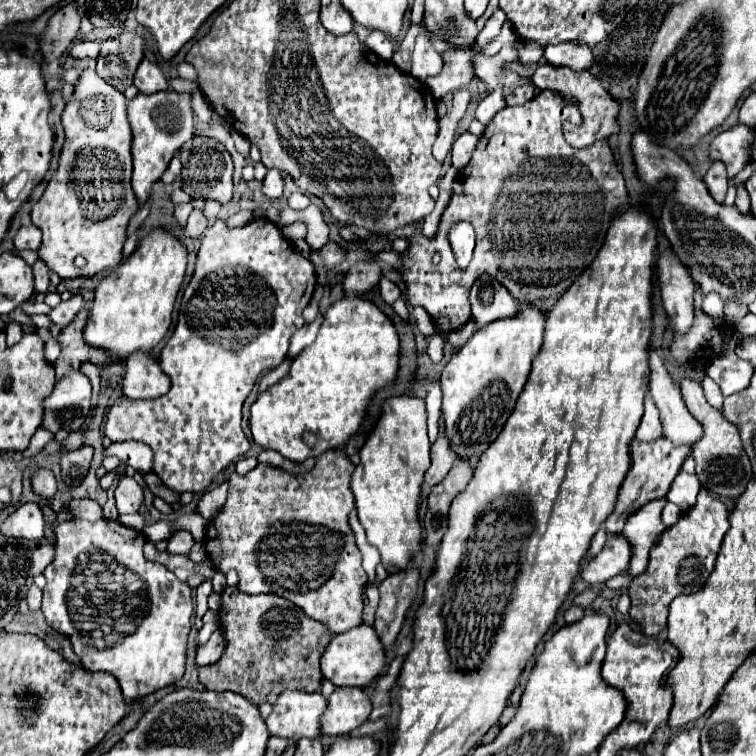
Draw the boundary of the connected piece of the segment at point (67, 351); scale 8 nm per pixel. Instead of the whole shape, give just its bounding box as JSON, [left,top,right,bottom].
[56,309,110,369]

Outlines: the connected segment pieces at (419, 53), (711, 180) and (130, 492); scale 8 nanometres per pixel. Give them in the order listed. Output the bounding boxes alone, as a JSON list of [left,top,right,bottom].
[[410,39,442,81],[704,161,728,203],[114,477,142,515]]

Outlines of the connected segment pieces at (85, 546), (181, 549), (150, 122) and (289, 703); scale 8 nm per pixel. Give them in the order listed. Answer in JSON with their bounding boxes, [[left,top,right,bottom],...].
[[42,519,192,701],[168,531,194,555],[128,89,194,203],[266,691,326,739]]

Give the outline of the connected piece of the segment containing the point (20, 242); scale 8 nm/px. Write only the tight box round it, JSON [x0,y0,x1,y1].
[14,225,42,251]

